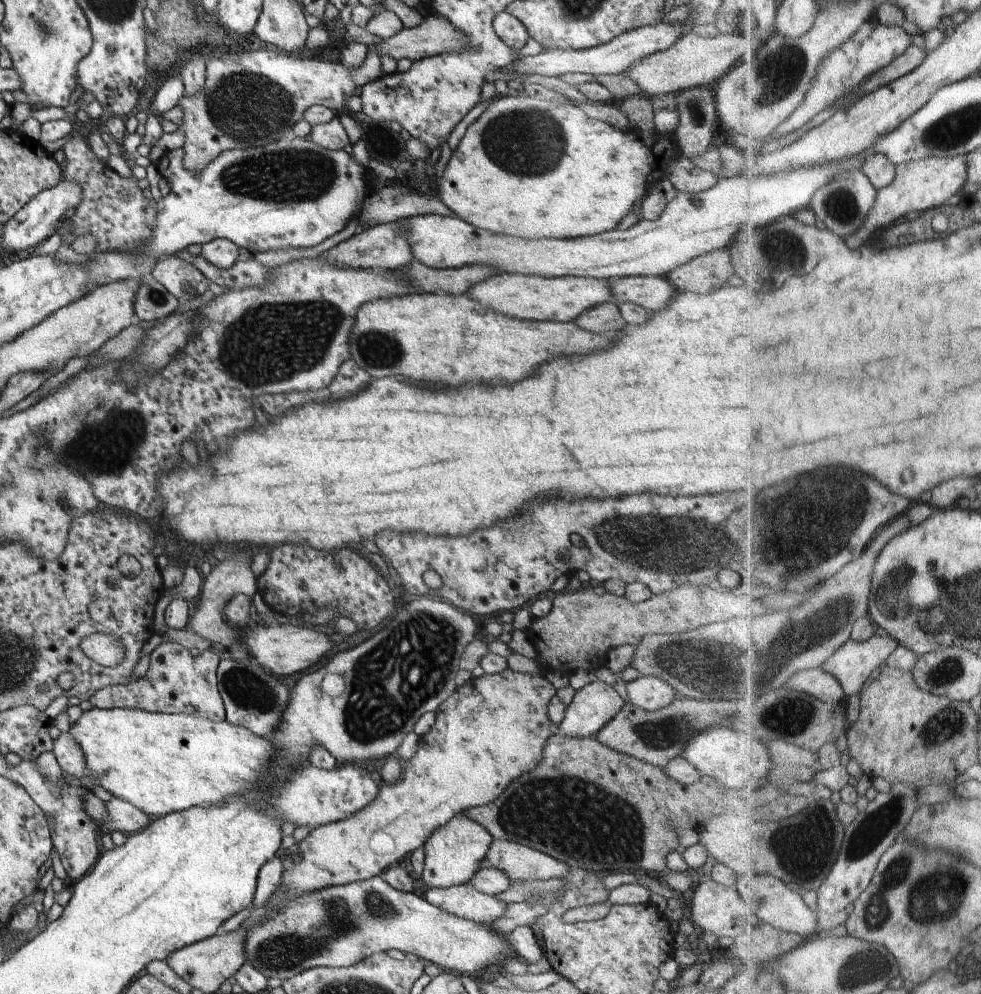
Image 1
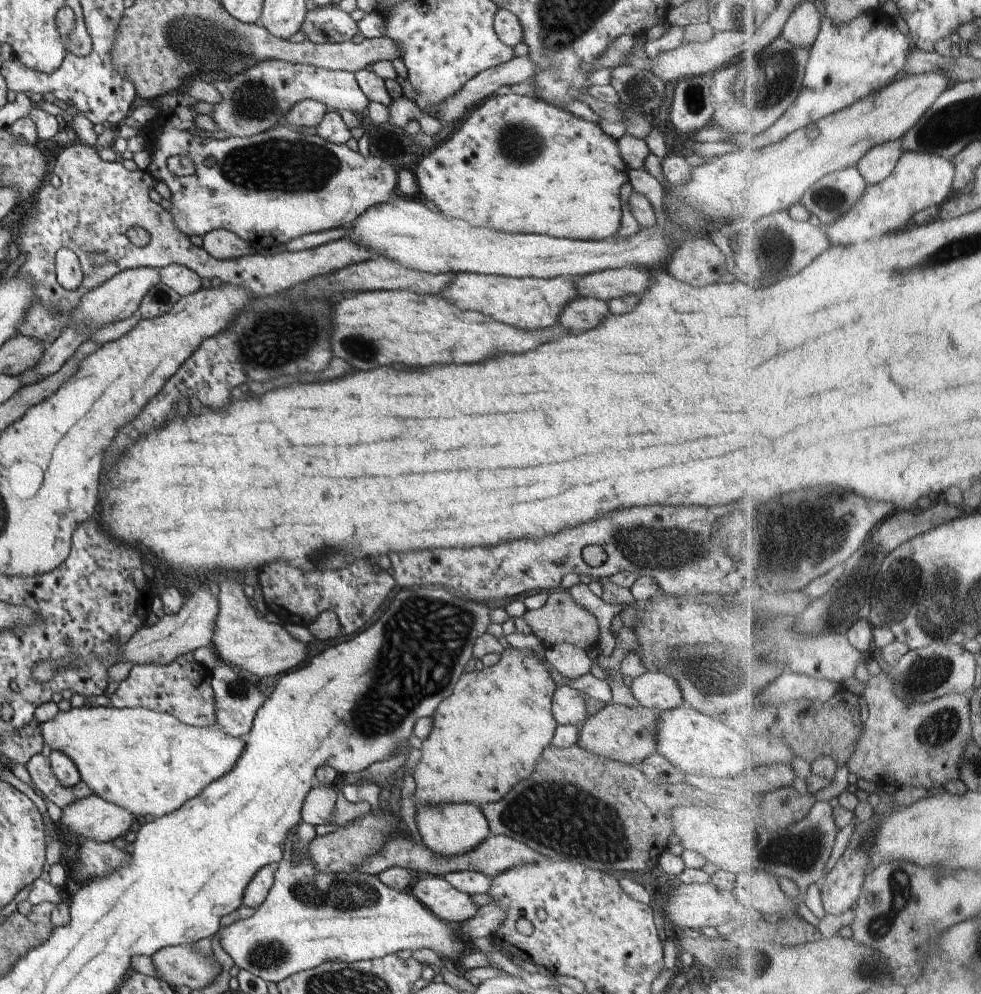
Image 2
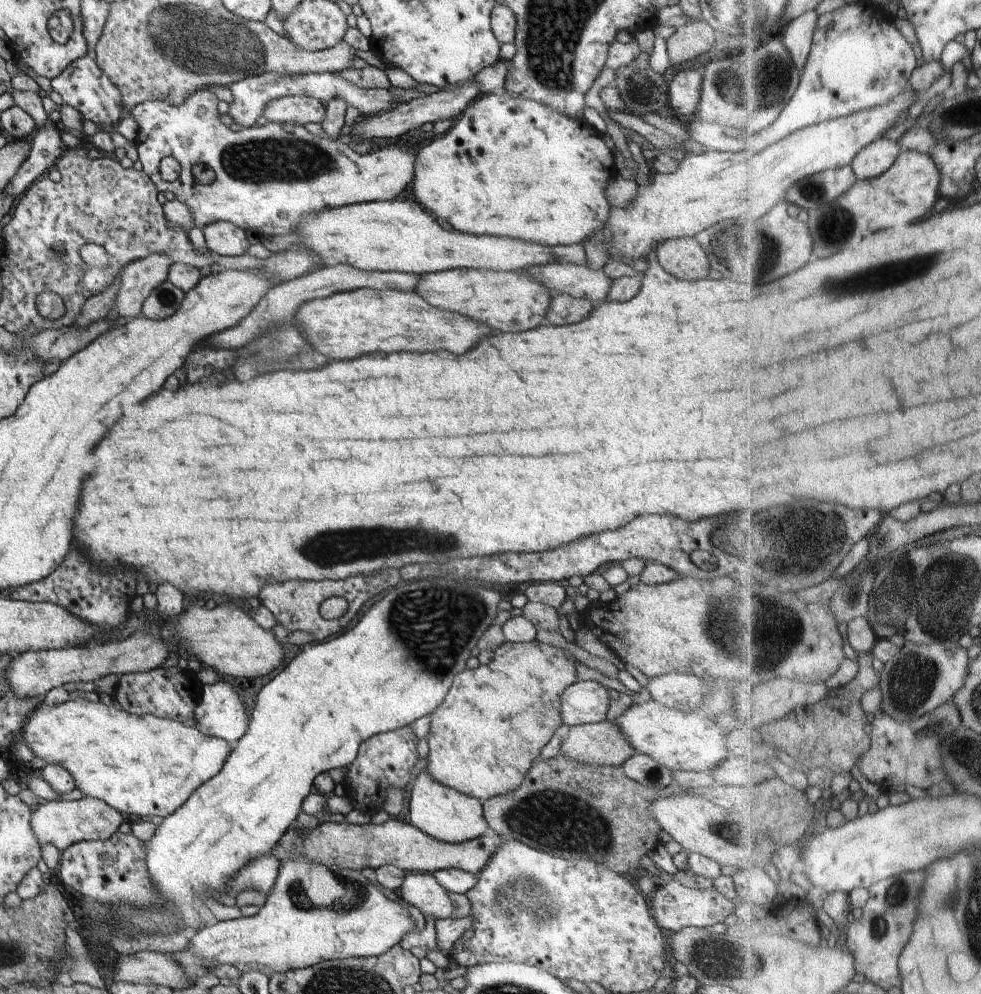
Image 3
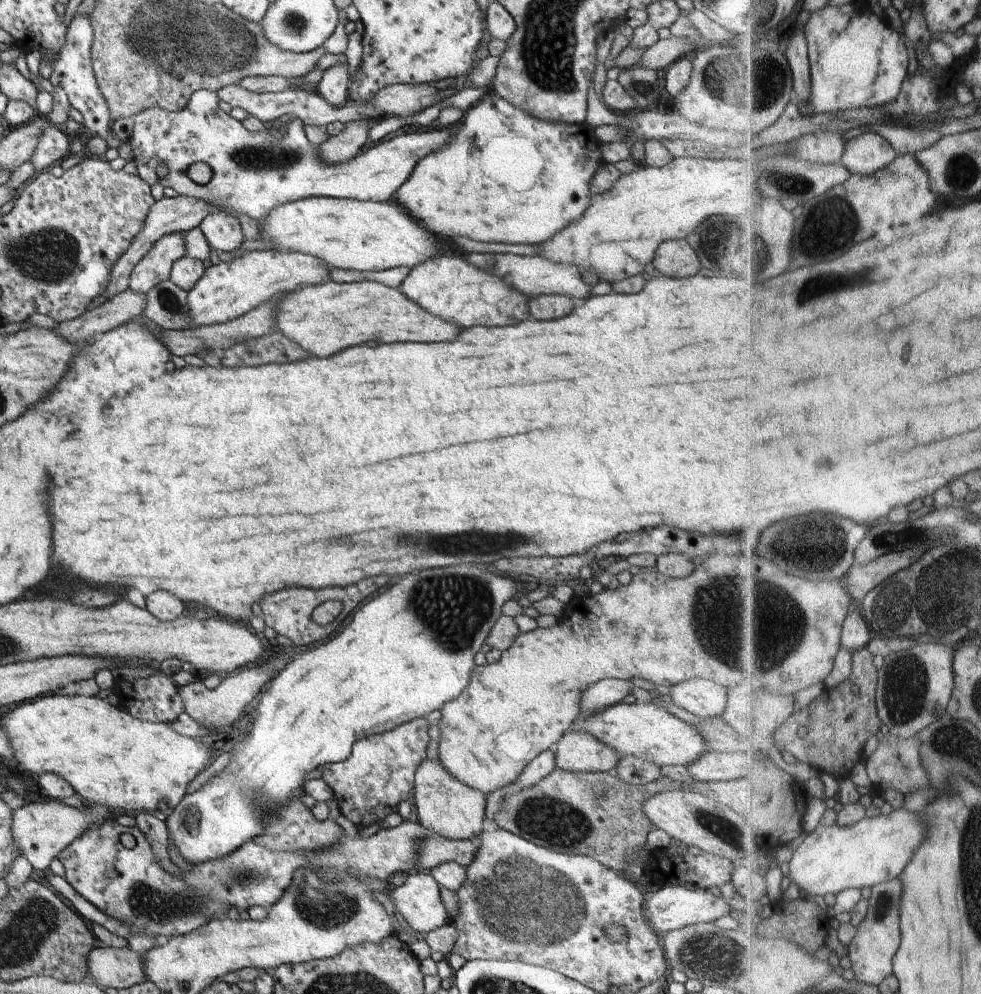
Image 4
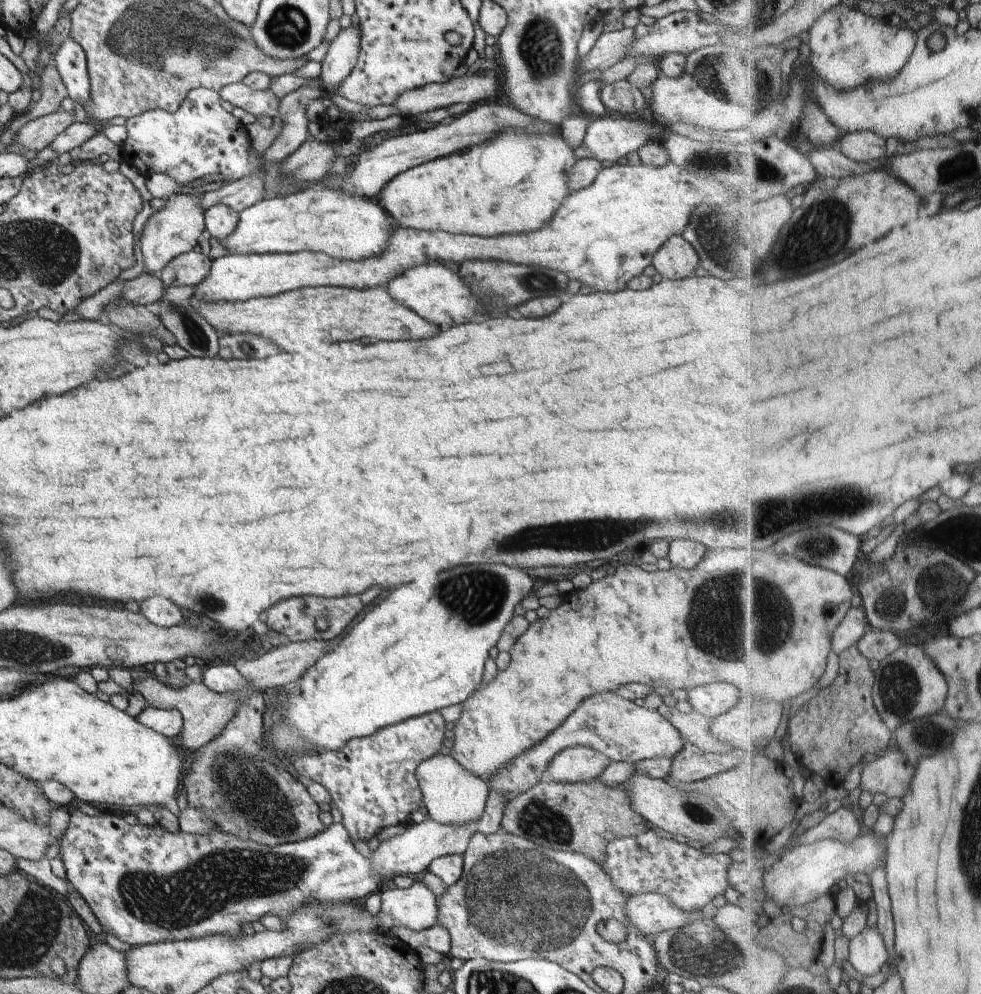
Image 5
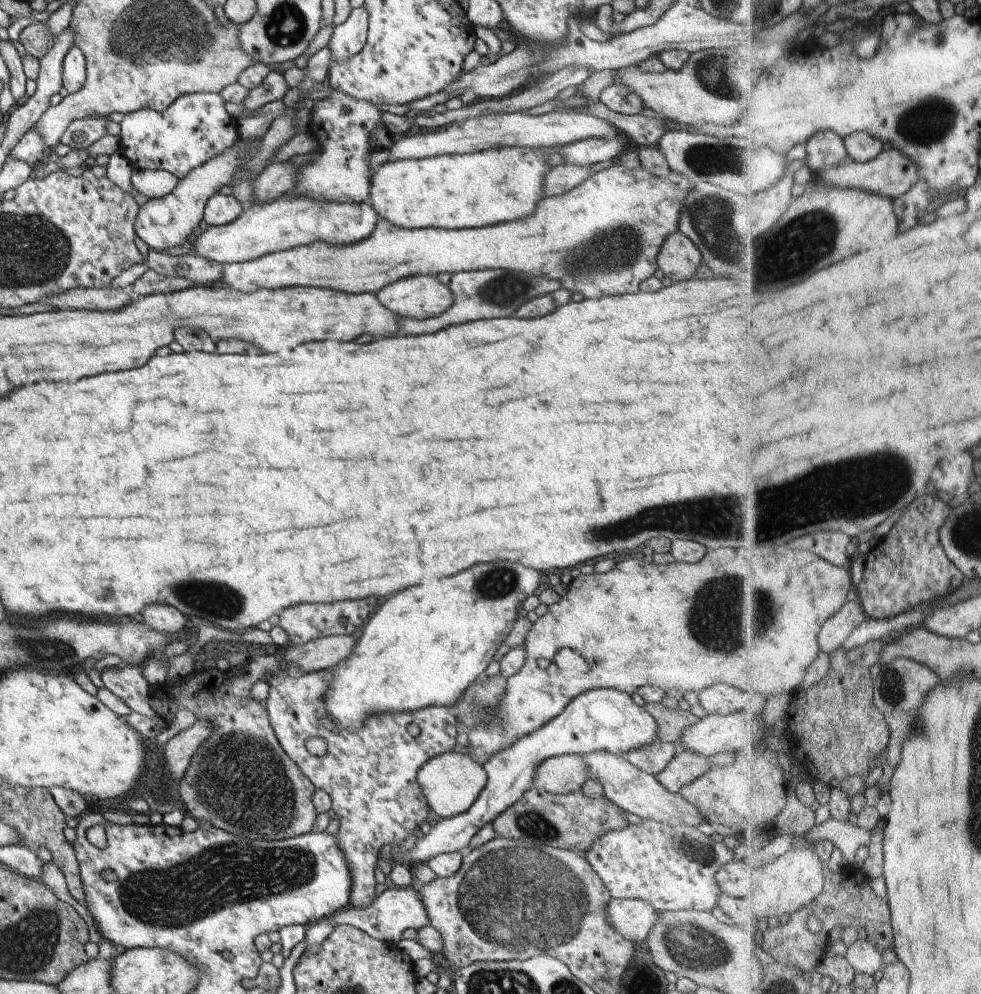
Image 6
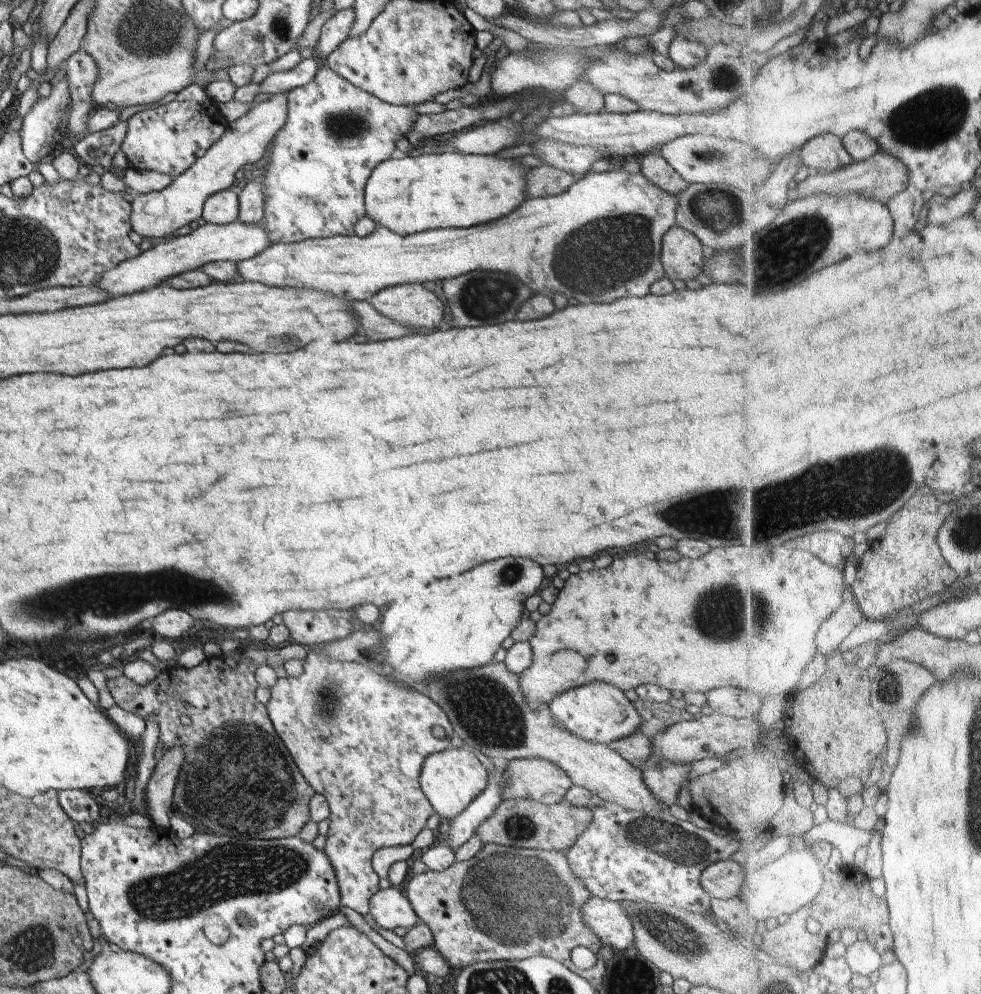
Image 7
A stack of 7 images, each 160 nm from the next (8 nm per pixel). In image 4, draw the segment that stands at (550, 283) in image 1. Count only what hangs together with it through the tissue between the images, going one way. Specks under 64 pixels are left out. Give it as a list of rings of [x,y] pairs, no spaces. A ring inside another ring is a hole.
[[[438,254],[422,261],[411,268],[398,290],[431,315],[457,324],[460,330],[473,326],[513,325],[531,318],[530,298],[508,286],[506,281],[468,263],[465,256]]]

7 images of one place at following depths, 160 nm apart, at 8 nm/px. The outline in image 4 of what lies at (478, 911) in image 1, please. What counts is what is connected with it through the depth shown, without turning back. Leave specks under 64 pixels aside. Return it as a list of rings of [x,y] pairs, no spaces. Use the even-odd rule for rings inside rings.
[[[429,872],[408,873],[406,882],[388,895],[411,930],[424,934],[452,922],[440,900],[440,886]]]

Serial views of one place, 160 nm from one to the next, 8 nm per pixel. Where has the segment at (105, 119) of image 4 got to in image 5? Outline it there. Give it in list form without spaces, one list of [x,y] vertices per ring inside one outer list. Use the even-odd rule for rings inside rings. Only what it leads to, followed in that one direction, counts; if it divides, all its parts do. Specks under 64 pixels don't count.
[[[68,37],[53,56],[62,82],[66,85],[68,97],[85,108],[89,103],[90,87],[87,58],[78,41]]]

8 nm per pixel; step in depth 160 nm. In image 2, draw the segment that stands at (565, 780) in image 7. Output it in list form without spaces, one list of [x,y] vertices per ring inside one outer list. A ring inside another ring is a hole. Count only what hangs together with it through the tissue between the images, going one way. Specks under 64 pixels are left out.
[[[619,703],[610,704],[585,720],[577,744],[591,754],[606,760],[638,766],[656,752],[655,733],[659,712],[660,710],[641,705],[626,707]]]

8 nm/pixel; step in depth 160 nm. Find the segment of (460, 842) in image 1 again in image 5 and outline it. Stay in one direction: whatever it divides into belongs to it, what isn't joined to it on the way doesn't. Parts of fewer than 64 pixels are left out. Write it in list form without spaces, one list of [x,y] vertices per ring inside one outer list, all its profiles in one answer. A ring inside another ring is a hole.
[[[438,753],[423,760],[415,775],[430,819],[442,824],[465,825],[475,823],[482,816],[489,797],[489,783],[468,772],[452,755]]]

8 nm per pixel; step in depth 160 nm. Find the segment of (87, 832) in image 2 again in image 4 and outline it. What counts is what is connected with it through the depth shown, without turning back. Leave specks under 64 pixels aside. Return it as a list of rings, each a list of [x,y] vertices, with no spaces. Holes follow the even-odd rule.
[[[40,797],[36,801],[26,804],[14,811],[11,822],[11,833],[19,848],[20,855],[28,859],[28,862],[36,868],[46,872],[50,862],[58,856],[58,853],[68,846],[75,838],[78,838],[92,823],[99,825],[110,817],[108,808],[100,806],[84,806],[84,810],[70,807],[60,801]]]

